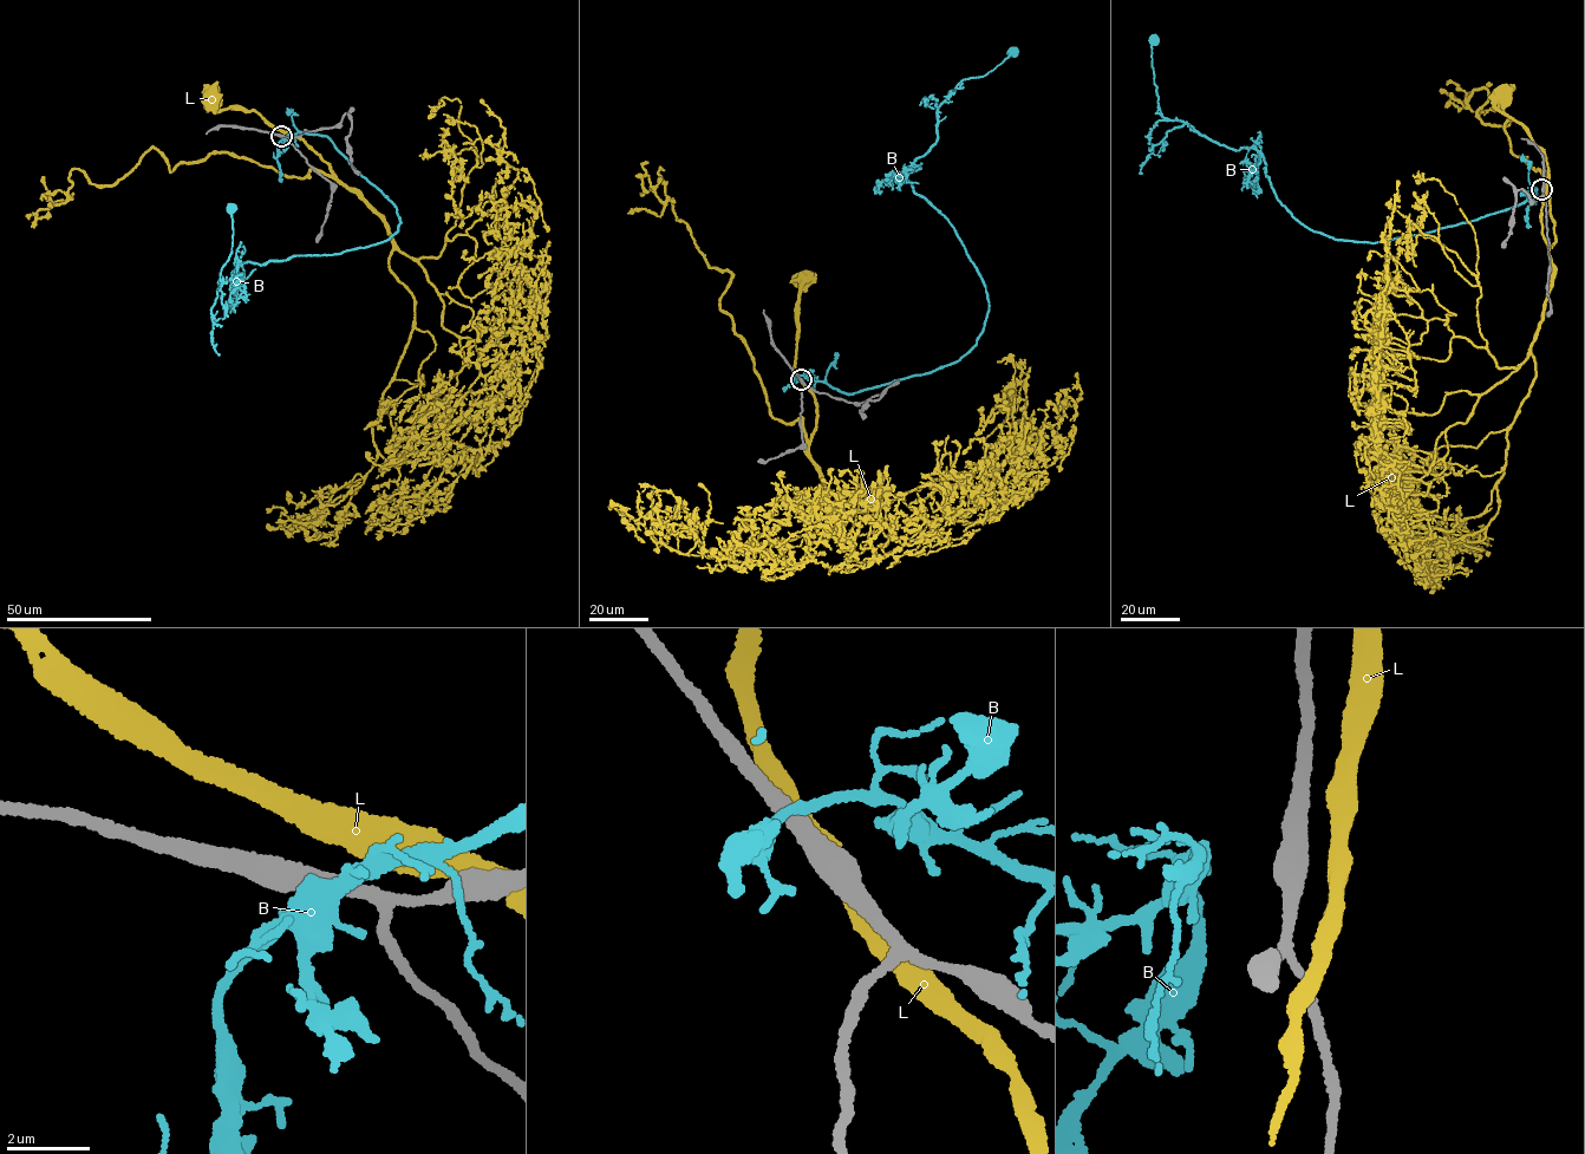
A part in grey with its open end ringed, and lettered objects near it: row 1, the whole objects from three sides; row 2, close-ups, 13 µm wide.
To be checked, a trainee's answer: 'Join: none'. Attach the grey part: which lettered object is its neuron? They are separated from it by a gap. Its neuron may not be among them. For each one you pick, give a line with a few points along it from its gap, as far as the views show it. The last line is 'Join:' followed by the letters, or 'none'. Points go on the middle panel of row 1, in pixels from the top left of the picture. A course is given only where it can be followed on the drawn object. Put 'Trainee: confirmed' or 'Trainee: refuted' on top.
Trainee: confirmed
Join: none

